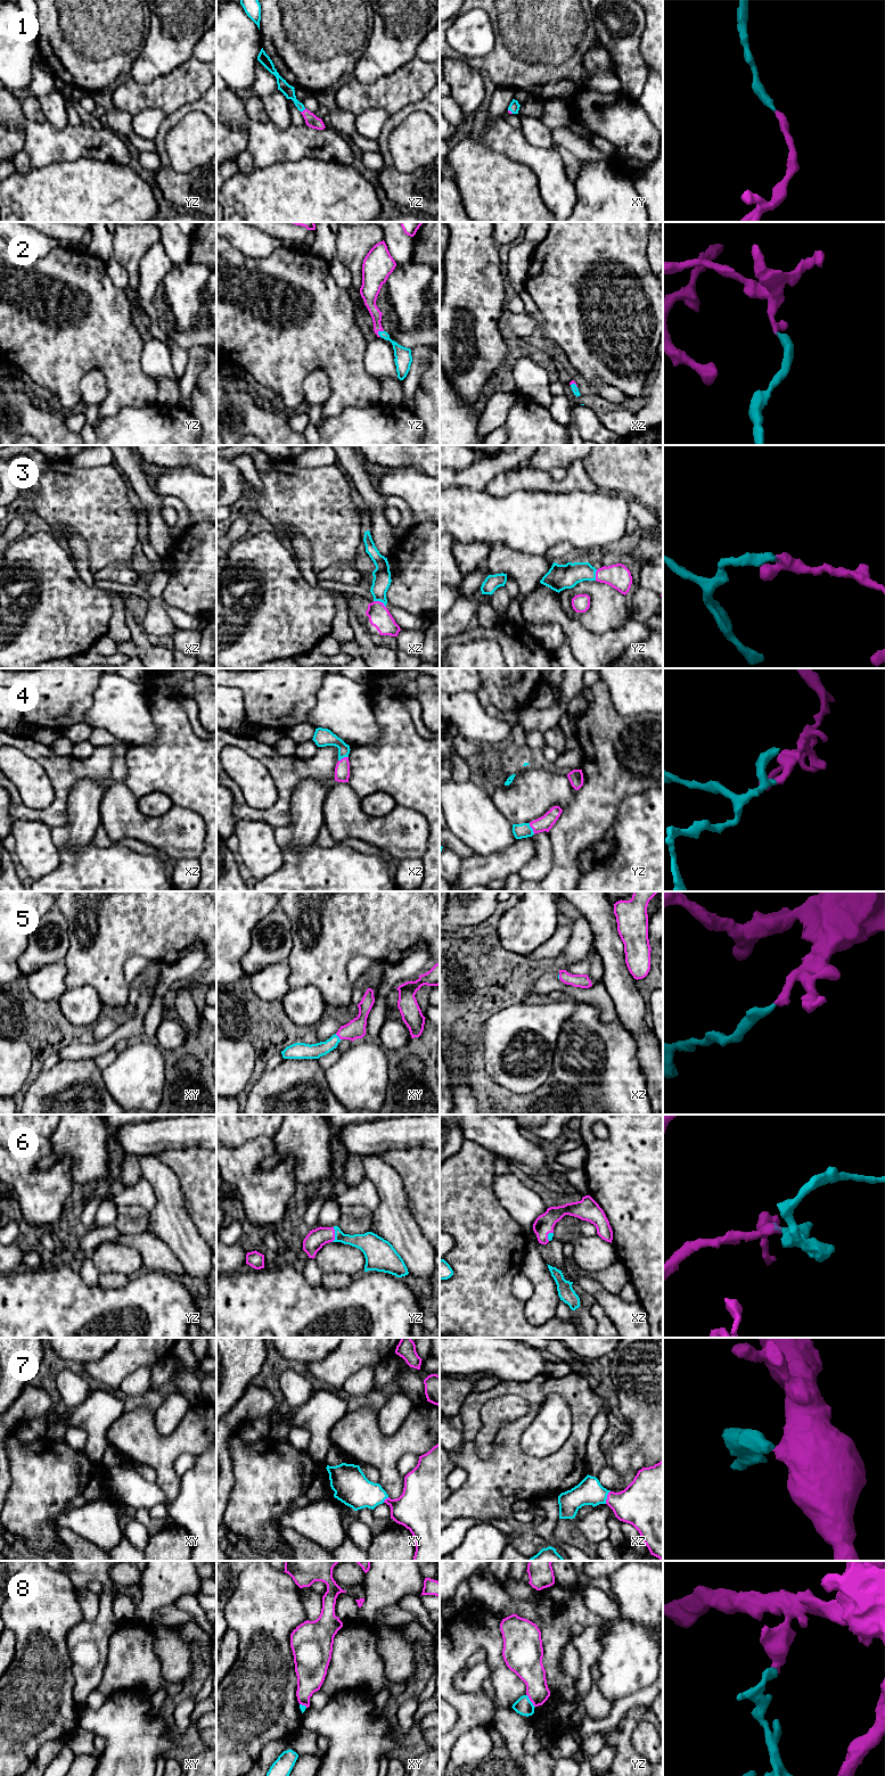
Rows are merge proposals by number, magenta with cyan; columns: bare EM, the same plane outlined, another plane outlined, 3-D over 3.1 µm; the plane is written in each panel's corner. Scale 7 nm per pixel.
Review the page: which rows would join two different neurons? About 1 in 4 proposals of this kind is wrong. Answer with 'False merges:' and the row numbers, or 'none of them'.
False merges: 8

